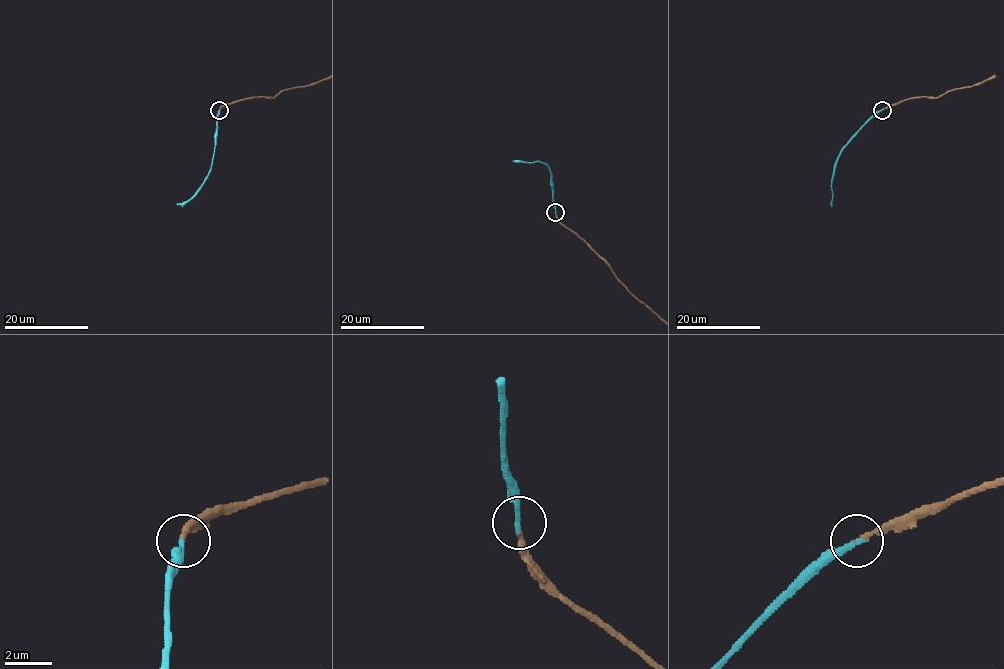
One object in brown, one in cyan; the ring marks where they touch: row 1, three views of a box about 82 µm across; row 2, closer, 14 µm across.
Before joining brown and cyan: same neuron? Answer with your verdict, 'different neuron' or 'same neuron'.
same neuron

